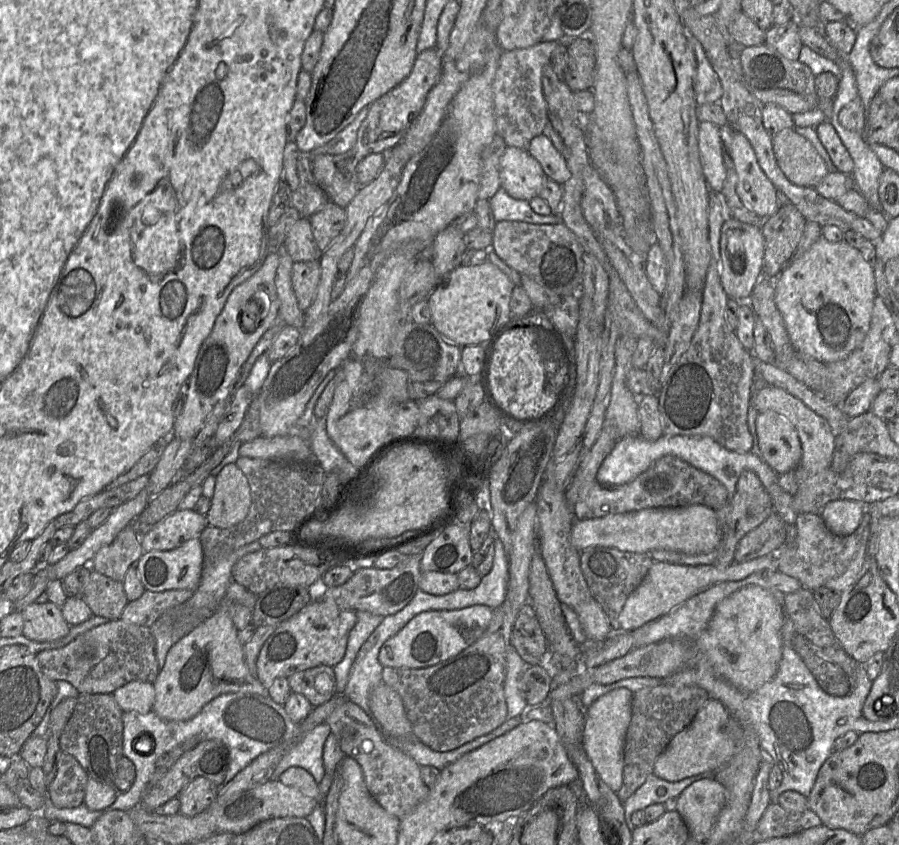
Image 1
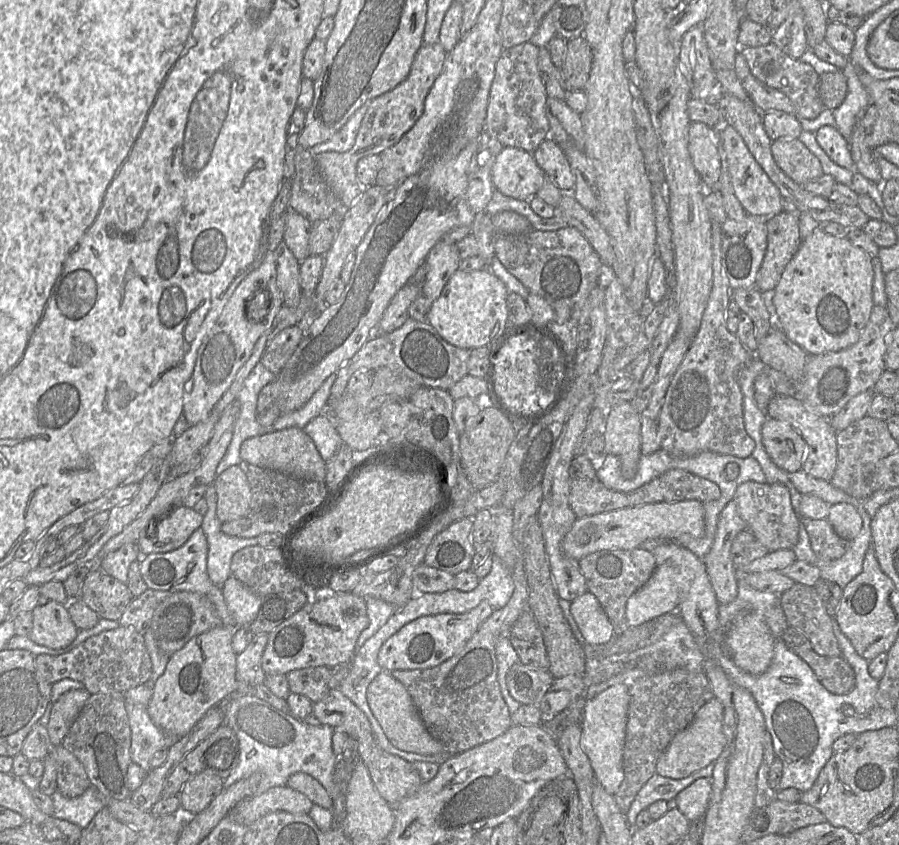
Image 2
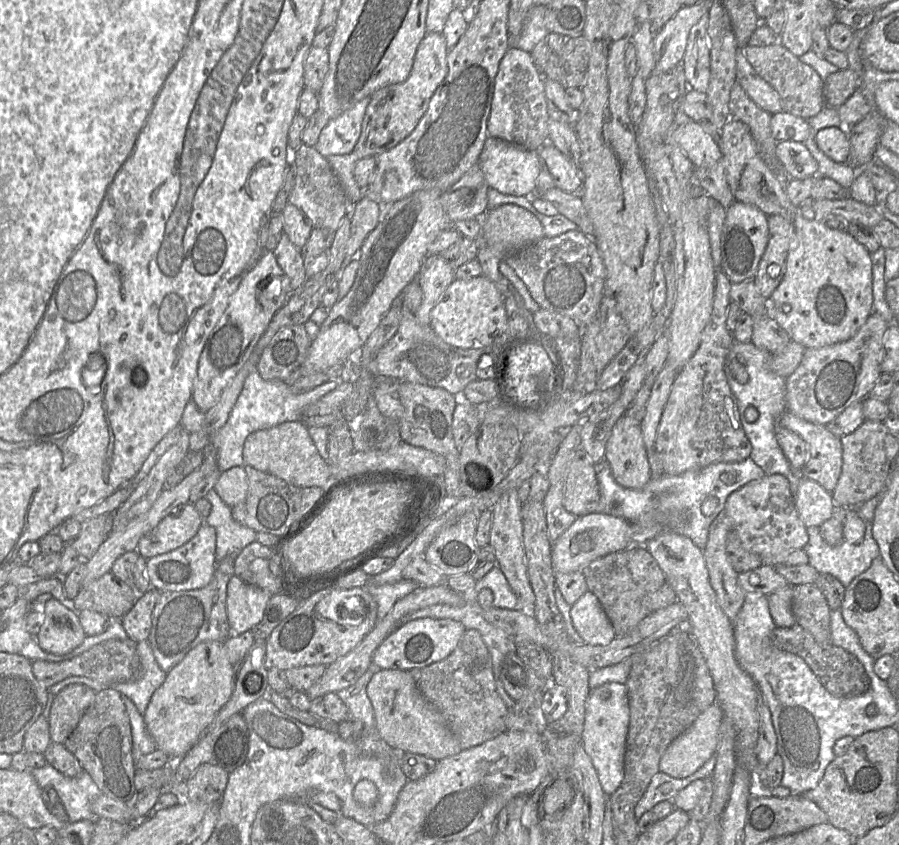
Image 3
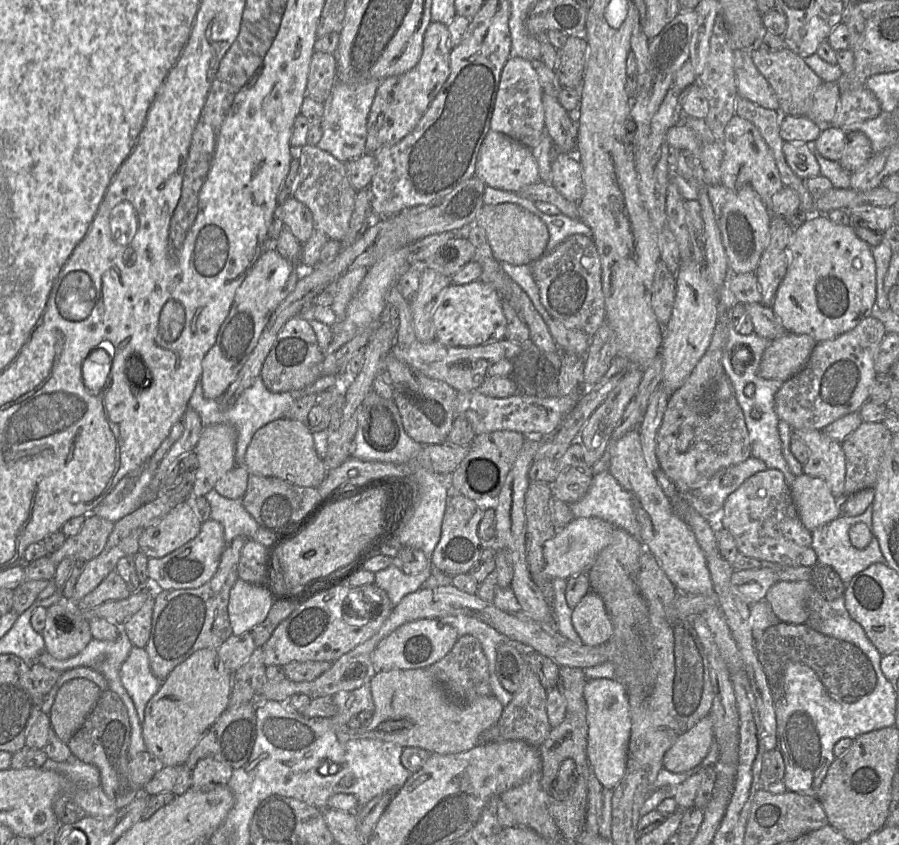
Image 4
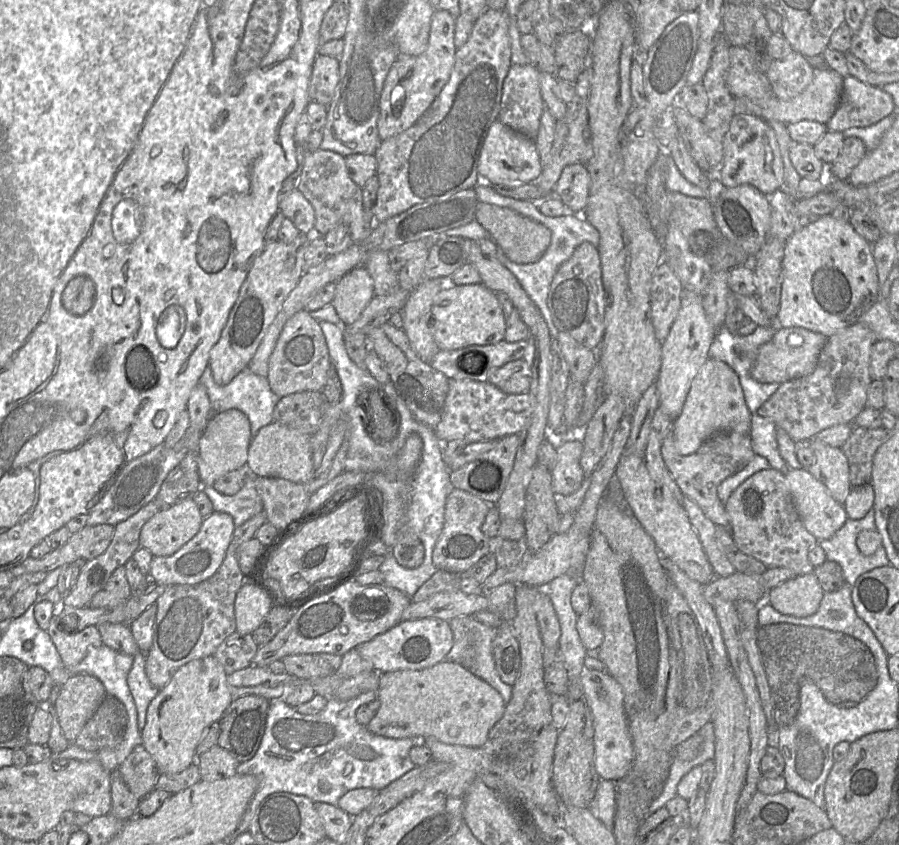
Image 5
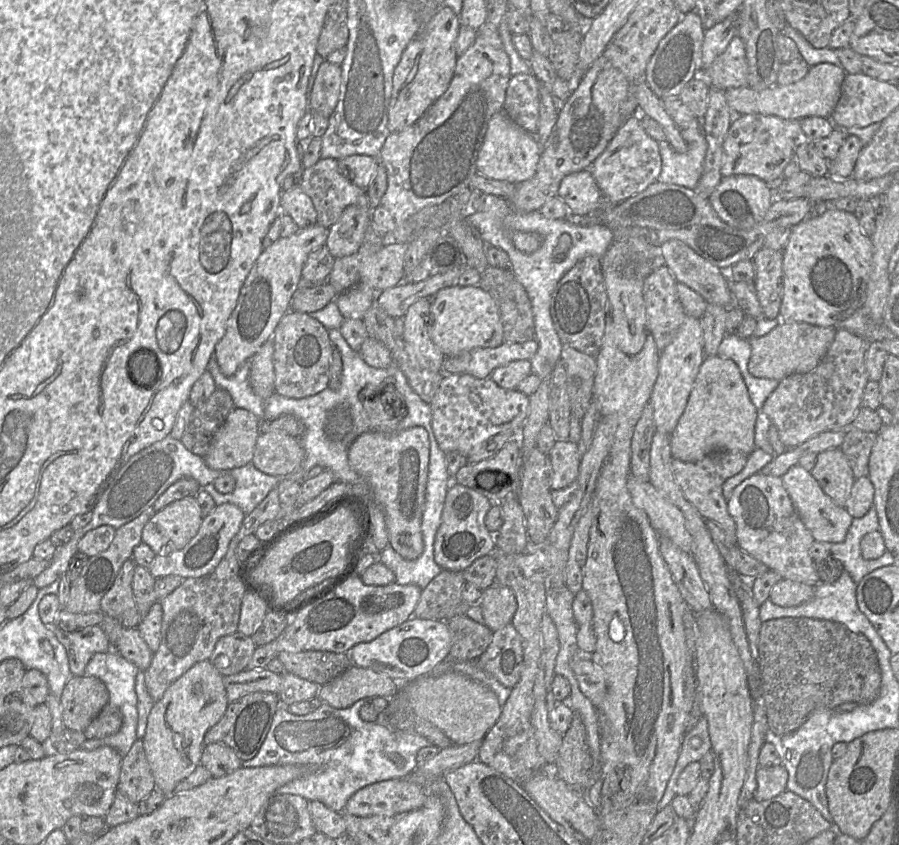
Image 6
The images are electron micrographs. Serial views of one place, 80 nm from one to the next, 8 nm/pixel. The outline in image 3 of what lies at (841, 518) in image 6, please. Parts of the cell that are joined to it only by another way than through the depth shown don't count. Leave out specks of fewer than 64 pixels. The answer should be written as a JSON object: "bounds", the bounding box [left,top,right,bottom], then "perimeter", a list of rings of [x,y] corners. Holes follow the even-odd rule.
{"bounds":[794,478,836,527],"perimeter":[[[801,478],[794,495],[798,514],[805,527],[820,526],[830,519],[836,509],[832,494],[819,483]]]}

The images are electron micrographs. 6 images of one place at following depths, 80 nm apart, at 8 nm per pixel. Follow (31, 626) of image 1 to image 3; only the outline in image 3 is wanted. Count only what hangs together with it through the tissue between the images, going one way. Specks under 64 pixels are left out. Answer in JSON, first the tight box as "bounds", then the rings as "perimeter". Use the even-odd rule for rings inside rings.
{"bounds":[33,597,87,654],"perimeter":[[[52,597],[42,606],[41,611],[43,623],[33,637],[44,651],[66,654],[84,641],[87,635],[80,623],[78,612],[69,603]]]}

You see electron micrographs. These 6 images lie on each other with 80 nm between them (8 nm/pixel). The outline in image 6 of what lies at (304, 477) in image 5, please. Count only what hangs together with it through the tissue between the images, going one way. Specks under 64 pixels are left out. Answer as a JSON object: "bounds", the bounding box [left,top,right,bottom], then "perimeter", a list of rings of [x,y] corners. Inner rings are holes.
{"bounds":[251,430,304,477],"perimeter":[[[274,430],[260,433],[251,463],[261,472],[284,477],[294,472],[304,459],[304,449],[297,437]]]}

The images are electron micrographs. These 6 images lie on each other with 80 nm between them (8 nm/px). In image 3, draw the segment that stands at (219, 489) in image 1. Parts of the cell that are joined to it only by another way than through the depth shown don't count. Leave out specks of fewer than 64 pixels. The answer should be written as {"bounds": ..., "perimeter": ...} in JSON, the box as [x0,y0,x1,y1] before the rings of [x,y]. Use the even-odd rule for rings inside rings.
{"bounds":[213,466,248,509],"perimeter":[[[236,466],[221,472],[213,489],[232,509],[246,499],[248,488],[248,478],[244,467]]]}

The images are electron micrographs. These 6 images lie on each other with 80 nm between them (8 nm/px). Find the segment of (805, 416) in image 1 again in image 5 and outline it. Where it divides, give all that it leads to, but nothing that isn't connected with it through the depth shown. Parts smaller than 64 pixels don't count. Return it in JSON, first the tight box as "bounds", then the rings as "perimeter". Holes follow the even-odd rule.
{"bounds":[806,438,852,504],"perimeter":[[[815,438],[806,443],[814,453],[814,462],[806,469],[825,486],[834,500],[843,504],[852,489],[847,457],[841,448]]]}

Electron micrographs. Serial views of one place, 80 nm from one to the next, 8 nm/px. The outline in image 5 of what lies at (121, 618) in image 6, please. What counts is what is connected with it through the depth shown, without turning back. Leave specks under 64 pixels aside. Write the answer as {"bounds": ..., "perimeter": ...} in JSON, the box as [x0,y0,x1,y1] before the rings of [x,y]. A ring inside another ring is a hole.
{"bounds":[90,565,131,608],"perimeter":[[[123,565],[114,570],[105,586],[92,597],[90,606],[93,608],[114,607],[125,603],[130,596],[131,590]]]}

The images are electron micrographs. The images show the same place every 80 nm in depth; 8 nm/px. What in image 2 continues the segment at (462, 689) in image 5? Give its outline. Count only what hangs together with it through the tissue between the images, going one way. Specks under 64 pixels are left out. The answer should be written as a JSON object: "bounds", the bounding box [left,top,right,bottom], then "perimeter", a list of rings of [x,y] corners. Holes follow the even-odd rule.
{"bounds":[367,671,447,755],"perimeter":[[[381,671],[369,684],[367,702],[385,735],[396,748],[422,755],[447,753],[444,745],[427,730],[404,685],[394,678],[391,671]]]}

